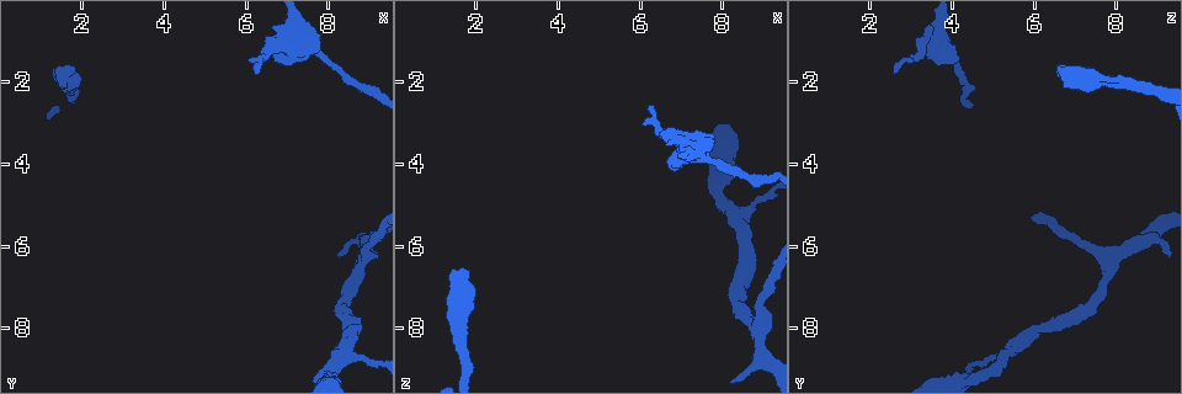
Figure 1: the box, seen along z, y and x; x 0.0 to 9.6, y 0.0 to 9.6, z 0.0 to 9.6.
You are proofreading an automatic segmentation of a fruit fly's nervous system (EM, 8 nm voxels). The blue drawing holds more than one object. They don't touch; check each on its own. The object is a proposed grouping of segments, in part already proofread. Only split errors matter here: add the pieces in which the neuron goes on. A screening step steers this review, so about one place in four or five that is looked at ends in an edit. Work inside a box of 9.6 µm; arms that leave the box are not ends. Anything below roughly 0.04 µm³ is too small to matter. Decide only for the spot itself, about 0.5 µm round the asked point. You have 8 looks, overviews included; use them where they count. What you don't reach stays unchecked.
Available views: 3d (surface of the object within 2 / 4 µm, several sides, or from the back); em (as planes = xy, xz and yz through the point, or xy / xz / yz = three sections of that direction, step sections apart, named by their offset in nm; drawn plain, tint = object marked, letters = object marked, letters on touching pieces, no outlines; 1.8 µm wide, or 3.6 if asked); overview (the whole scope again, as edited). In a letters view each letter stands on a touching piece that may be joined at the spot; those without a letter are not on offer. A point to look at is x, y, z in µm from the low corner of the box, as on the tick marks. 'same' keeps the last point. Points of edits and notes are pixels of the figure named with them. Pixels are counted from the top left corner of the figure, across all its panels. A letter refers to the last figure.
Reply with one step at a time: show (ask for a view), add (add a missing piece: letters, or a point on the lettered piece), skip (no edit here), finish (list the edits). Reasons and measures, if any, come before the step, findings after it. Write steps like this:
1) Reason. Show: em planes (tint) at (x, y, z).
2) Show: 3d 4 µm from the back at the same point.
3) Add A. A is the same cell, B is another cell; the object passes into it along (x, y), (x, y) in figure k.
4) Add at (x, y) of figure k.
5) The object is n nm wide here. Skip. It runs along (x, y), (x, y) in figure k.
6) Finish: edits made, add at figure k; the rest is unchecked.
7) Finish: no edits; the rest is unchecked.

Arms part here. Show: 3d 2 µm at (8.35, 8.65, 5.30).

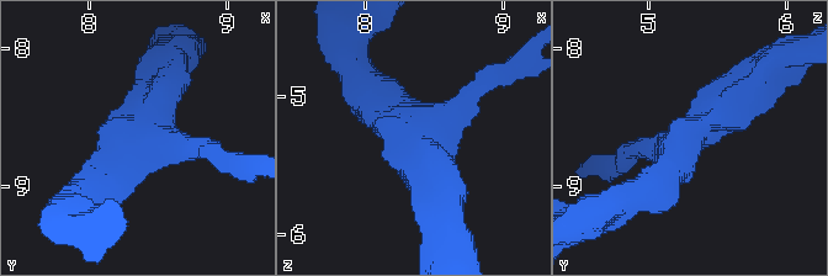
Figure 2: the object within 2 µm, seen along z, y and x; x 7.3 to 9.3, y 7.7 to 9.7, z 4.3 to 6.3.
3 arms meet here; the arms are 170, 240, 280 nm wide. Show: em planes (tint) at (8.36, 8.66, 5.24).

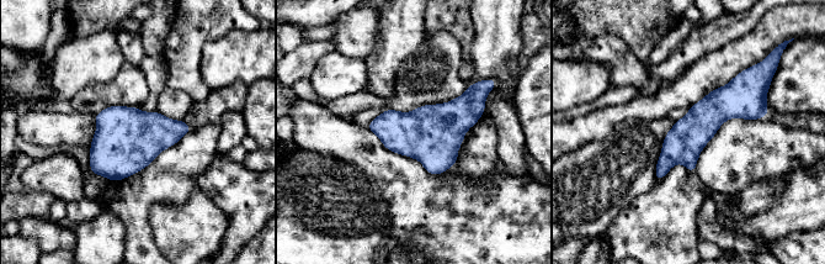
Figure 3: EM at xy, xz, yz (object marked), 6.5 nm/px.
Show: em planes (letters) at the same point.

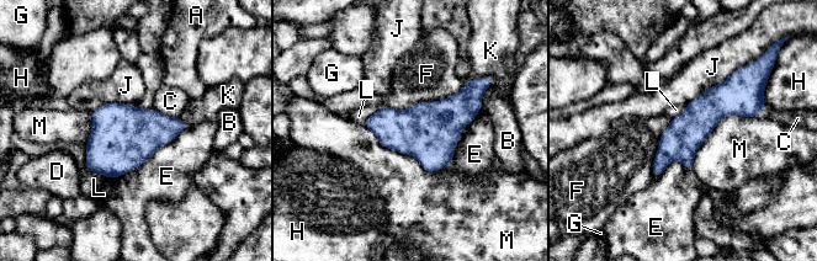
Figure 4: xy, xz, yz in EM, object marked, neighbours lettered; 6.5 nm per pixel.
The object is 240 nm wide here. Skip. A, B, C, D, E, F, G, H, J, K, L and M are other cells; it runs along (758, 110), (715, 106), (654, 172) in figure 4; no lettered piece goes on from it.

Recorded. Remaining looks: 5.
Branch stops here. Show: em yz step 16 (tint) at (6.20, 1.80, 2.55).

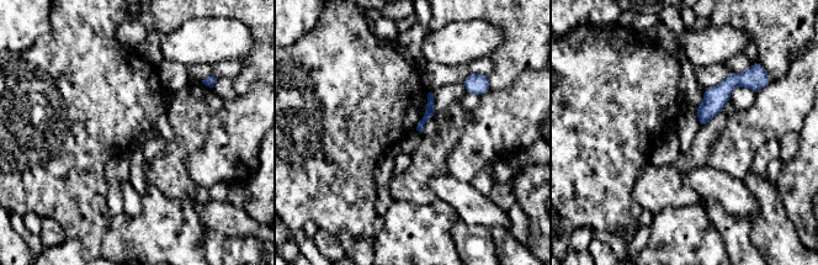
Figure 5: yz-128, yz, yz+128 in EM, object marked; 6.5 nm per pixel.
Show: em planes (letters) at the same point.

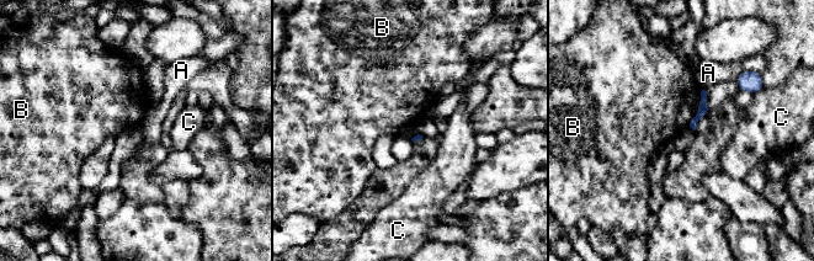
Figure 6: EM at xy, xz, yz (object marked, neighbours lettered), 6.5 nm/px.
Skip. A, B and C are other cells; a border runs along (702, 90), (698, 110), (689, 123) in figure 6; none of them fits.

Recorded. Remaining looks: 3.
Stops while still wide. Show: em planes (letters) at (1.85, 1.75, 6.60).

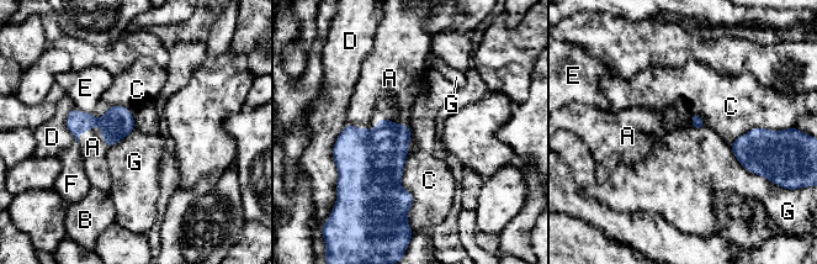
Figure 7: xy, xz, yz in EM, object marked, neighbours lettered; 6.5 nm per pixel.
Add A. A is the same cell, B, C, D, E, F and G are other cells; the object passes into it along (117, 122), (83, 131), (93, 147) in figure 7; it goes on there.

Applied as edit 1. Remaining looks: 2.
Finish: edits made, add at figure 7; the rest is unchecked.

